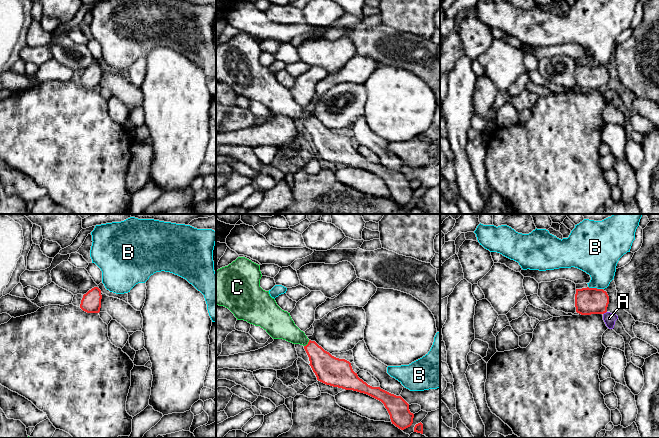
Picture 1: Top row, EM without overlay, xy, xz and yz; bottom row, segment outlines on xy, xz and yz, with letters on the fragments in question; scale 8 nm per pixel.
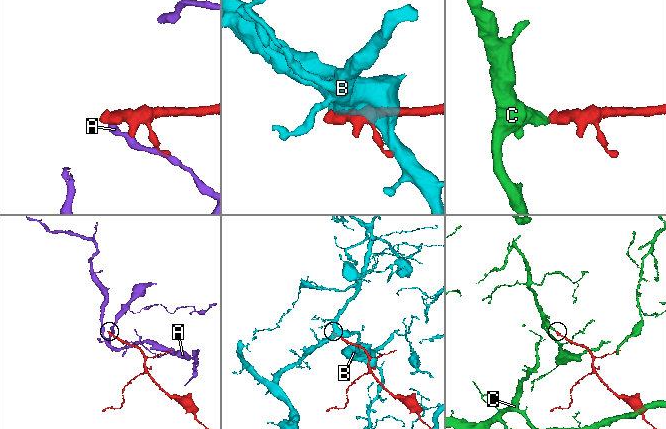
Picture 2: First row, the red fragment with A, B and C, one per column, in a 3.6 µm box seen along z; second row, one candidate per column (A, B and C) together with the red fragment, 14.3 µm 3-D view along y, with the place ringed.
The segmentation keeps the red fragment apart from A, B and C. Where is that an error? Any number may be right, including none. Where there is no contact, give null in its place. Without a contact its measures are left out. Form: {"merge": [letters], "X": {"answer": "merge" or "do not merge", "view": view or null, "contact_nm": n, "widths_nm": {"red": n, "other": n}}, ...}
{"merge": ["C"], "A": {"answer": "do not merge", "view": "yz", "contact_nm": 40, "widths_nm": {"red": 220, "other": 100}}, "B": {"answer": "do not merge", "view": "yz", "contact_nm": 120, "widths_nm": {"red": 220, "other": 320}}, "C": {"answer": "merge", "view": "xz", "contact_nm": 70, "widths_nm": {"red": 220, "other": 200}}}

